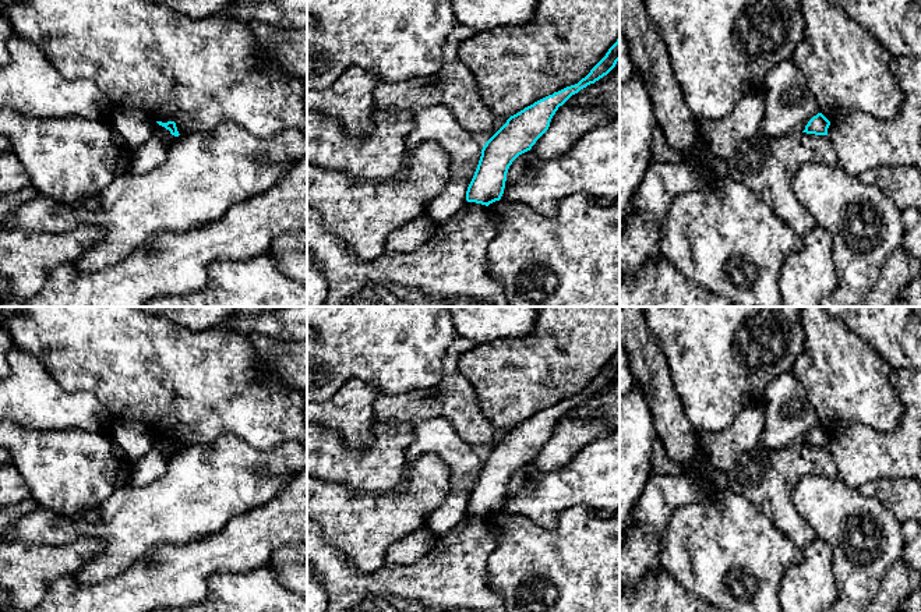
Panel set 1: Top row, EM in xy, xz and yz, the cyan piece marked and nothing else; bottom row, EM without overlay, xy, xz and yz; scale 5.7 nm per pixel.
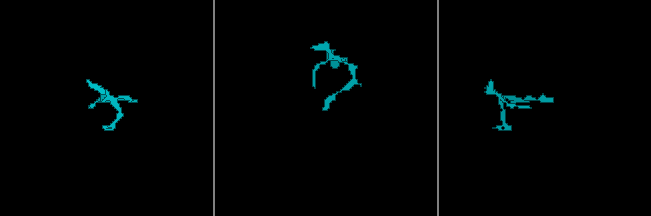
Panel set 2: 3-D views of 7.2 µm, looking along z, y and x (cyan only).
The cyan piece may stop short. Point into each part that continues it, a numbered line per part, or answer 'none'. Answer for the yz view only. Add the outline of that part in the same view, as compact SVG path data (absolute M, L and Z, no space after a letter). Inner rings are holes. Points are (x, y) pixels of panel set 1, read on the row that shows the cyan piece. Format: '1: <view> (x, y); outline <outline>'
none

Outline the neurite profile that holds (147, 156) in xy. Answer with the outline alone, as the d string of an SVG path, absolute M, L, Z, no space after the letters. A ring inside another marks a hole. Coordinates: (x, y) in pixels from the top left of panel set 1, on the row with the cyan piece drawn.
M152 135L140 146L131 149L131 158L126 173L142 174L154 170L167 156L163 142Z

